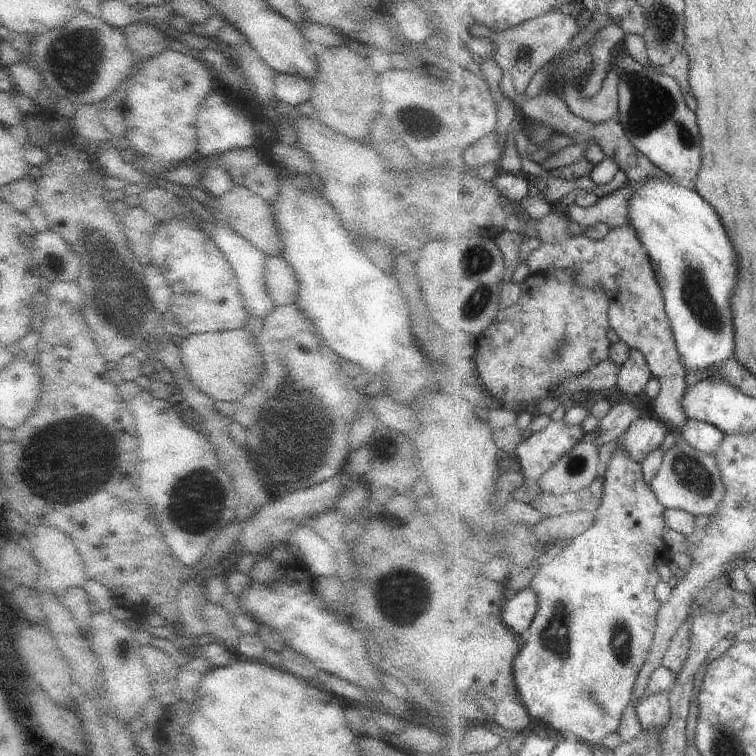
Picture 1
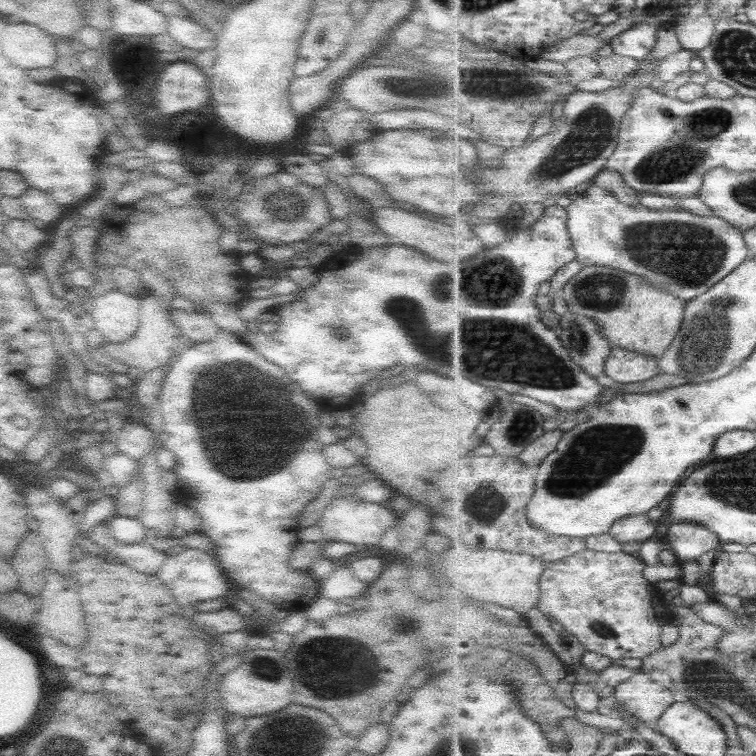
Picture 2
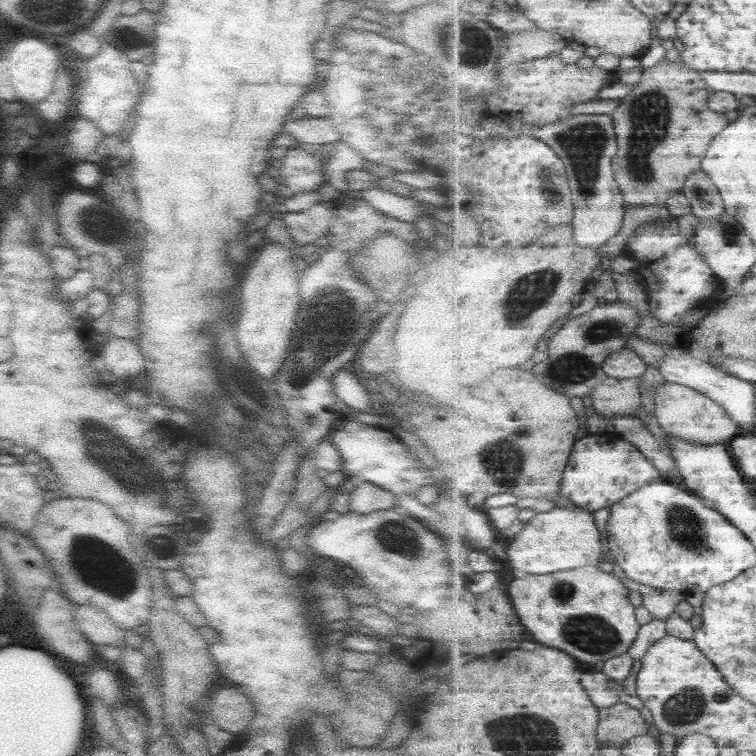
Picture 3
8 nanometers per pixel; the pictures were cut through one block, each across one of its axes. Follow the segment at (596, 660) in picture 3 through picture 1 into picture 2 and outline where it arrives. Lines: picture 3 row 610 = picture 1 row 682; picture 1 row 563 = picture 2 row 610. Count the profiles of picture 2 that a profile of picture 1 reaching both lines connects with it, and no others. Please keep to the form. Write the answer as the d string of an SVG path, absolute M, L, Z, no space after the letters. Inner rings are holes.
M585 548L573 556L568 556L567 558L561 558L557 562L546 563L545 572L540 578L541 587L541 598L538 603L538 608L549 618L549 620L555 619L555 622L561 624L563 630L571 633L583 646L585 651L596 652L597 654L606 656L609 659L621 660L621 658L640 658L644 659L648 657L651 653L659 650L661 646L661 630L663 630L663 624L670 621L669 612L666 613L662 610L664 607L663 602L666 602L665 596L655 596L657 594L657 589L653 590L653 582L649 582L645 578L645 567L646 563L638 554L627 554L625 552L599 552L597 550L591 550Z

